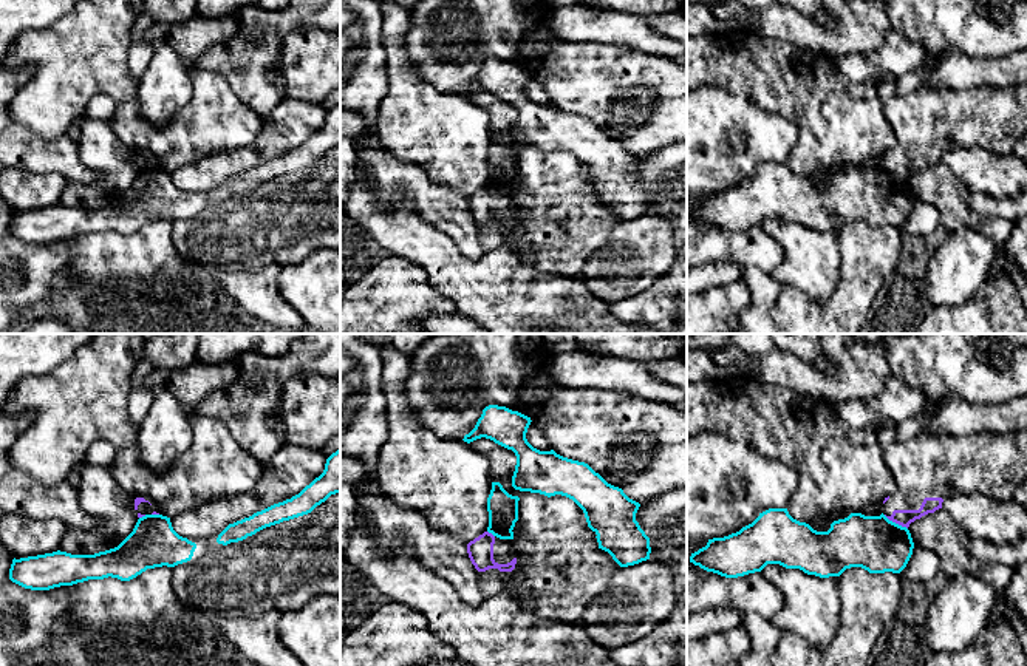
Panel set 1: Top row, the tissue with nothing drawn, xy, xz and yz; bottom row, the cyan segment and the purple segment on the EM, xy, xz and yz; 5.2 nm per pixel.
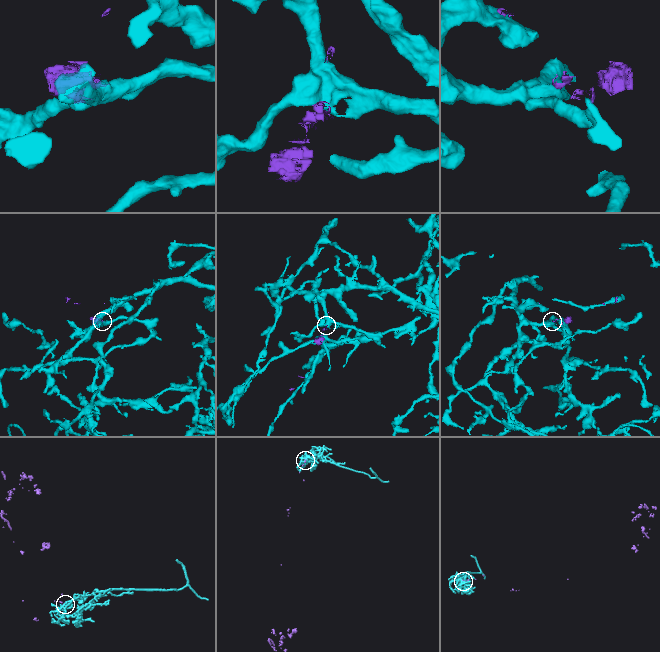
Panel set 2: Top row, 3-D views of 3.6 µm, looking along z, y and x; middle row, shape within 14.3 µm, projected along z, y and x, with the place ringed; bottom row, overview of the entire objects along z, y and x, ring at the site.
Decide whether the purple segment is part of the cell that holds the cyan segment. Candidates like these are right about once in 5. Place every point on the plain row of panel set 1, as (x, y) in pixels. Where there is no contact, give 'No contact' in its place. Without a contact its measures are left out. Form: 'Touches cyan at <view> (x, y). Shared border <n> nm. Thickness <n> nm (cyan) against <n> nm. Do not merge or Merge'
Touches cyan at yz (894, 176). Shared border 150 nm. Thickness 280 nm (cyan) against 90 nm. Do not merge

